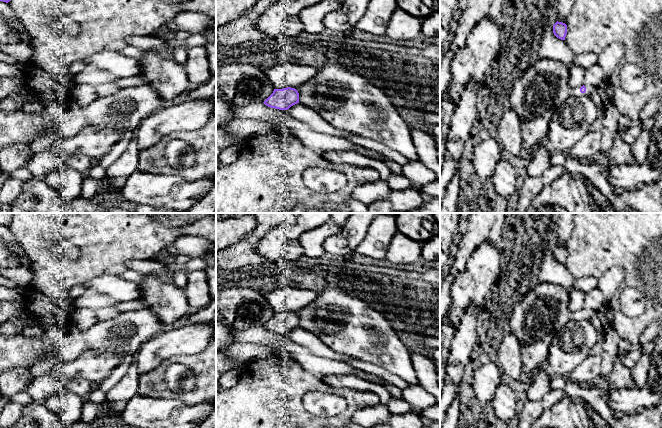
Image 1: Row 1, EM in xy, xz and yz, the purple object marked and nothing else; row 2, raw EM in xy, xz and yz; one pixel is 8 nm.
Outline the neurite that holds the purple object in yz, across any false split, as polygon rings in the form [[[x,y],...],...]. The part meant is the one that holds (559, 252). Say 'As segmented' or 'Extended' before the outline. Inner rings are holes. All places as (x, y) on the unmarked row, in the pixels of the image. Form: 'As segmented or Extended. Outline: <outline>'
As segmented. Outline: [[[556,246],[553,249],[553,257],[554,259],[561,263],[561,264],[565,264],[566,258],[567,258],[567,249],[563,246]]]

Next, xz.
As segmented. Outline: [[[291,311],[274,313],[273,317],[263,327],[271,332],[287,334],[299,327],[299,317]]]

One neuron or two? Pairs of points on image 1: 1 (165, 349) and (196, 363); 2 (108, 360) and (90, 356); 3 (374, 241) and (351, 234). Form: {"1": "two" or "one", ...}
{"1": "two", "2": "one", "3": "two"}

